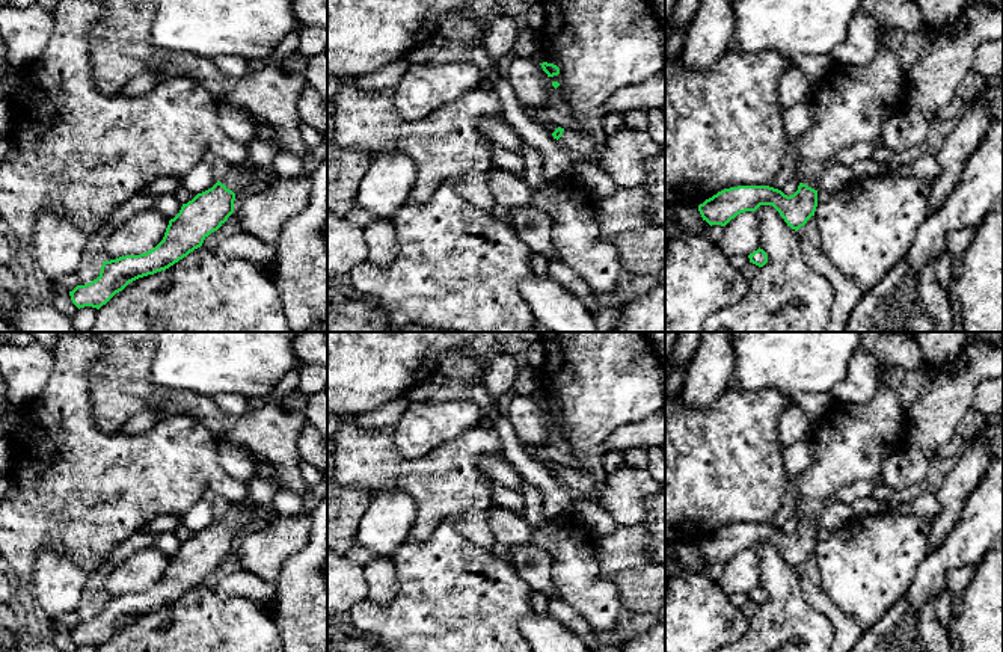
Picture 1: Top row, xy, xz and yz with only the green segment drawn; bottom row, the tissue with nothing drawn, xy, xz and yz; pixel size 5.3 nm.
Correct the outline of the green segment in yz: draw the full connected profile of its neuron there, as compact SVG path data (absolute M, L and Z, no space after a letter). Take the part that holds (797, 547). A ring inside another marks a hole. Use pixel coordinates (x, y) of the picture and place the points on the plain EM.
M811 506L804 507L798 528L787 534L769 524L738 524L718 530L698 543L698 549L710 564L725 564L745 549L756 549L760 543L772 543L787 564L798 569L814 554L817 525Z

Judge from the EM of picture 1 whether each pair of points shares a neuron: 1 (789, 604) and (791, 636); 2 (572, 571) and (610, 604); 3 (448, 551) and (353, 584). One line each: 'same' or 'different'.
1: same
2: same
3: different

